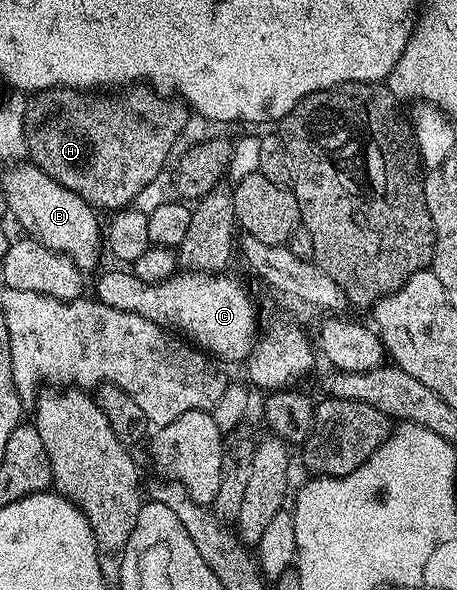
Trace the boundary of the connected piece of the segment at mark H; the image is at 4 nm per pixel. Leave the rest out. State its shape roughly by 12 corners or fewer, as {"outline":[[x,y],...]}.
{"outline":[[139,83],[26,102],[26,156],[96,210],[164,172],[189,116]]}

